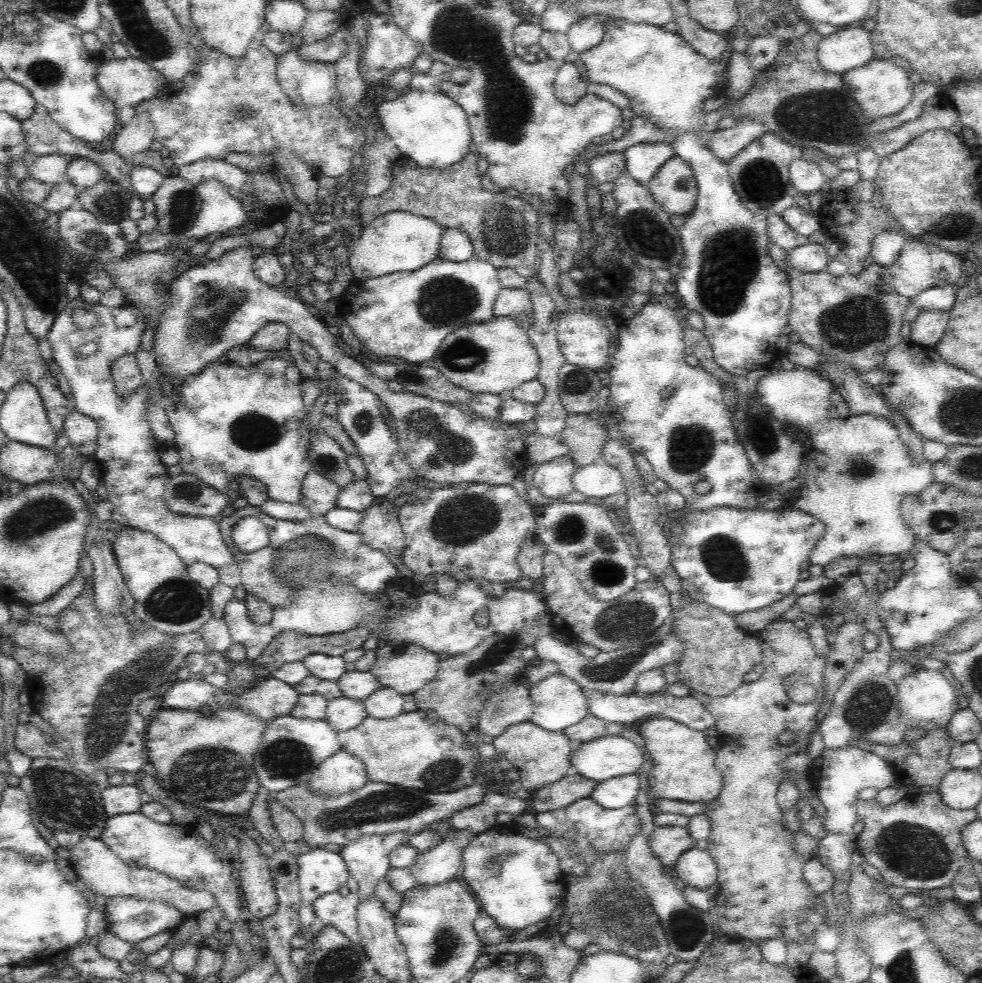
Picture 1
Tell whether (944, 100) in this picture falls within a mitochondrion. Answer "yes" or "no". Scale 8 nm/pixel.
no

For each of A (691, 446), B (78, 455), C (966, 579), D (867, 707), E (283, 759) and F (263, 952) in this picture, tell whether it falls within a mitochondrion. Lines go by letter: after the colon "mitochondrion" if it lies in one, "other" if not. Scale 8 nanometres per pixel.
A: mitochondrion
B: other
C: other
D: mitochondrion
E: mitochondrion
F: other

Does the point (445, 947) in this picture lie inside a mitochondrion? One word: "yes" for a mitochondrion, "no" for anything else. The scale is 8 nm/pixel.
yes

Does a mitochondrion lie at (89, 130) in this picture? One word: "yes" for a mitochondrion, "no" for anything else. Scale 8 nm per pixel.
no

